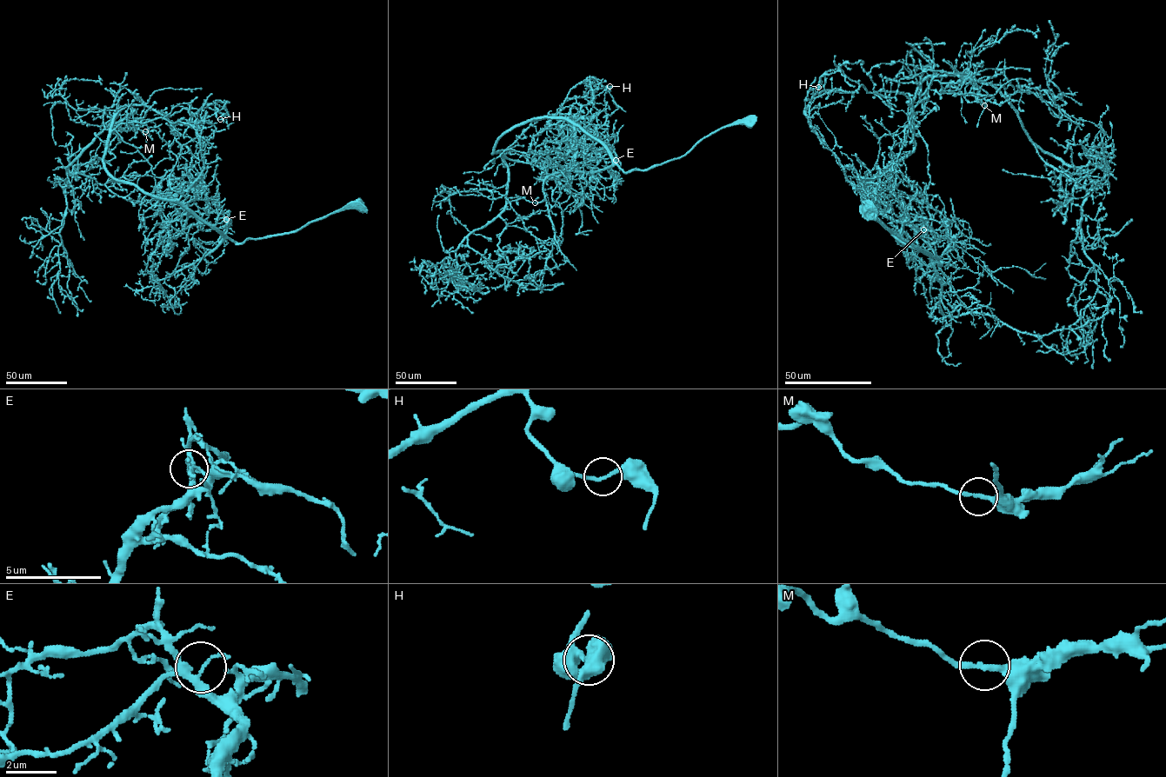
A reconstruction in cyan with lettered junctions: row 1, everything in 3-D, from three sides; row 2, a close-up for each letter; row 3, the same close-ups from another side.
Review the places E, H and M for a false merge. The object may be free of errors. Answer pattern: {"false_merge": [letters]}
{"false_merge": []}

